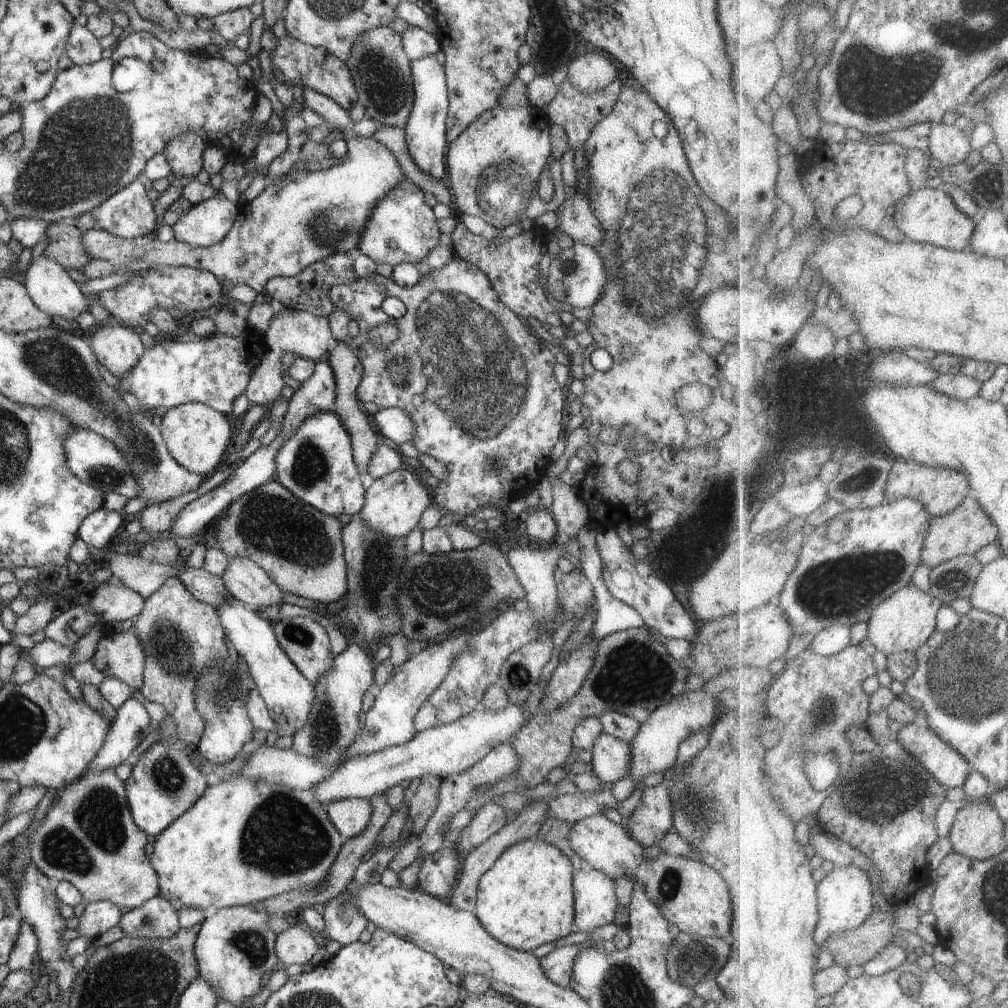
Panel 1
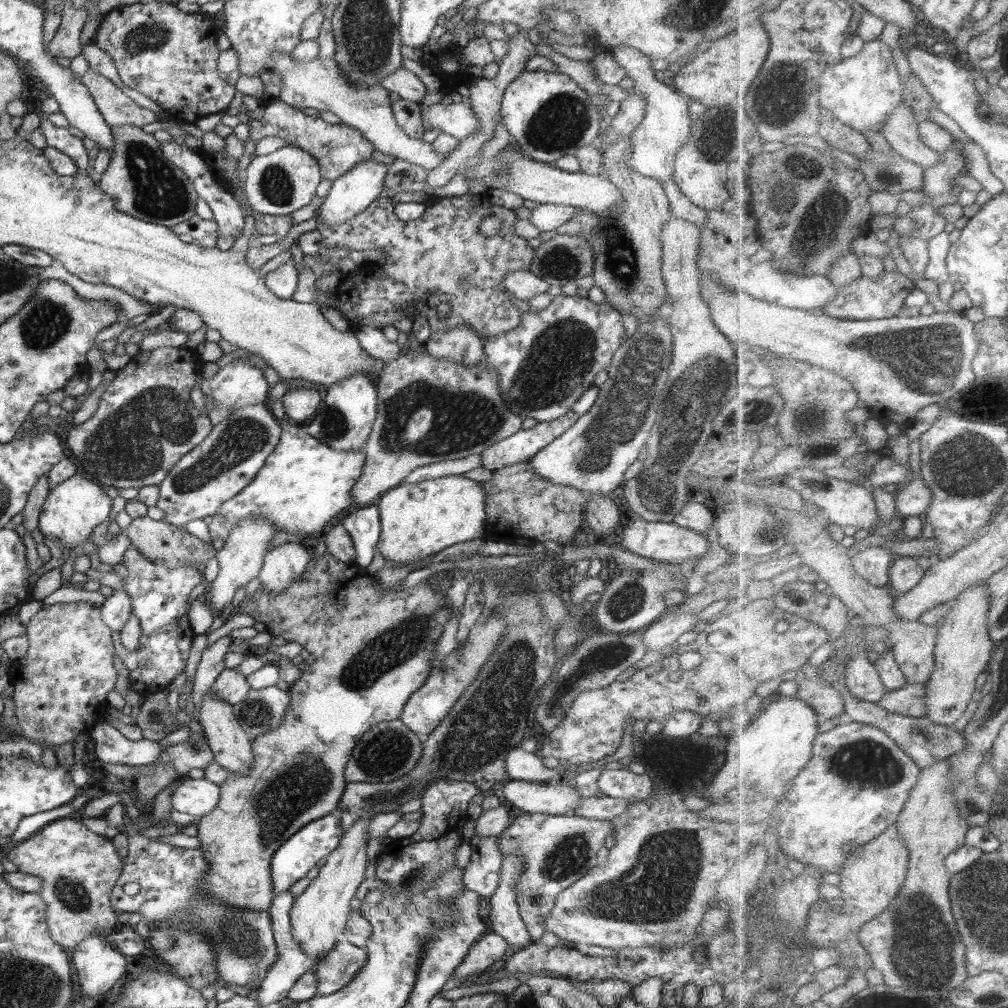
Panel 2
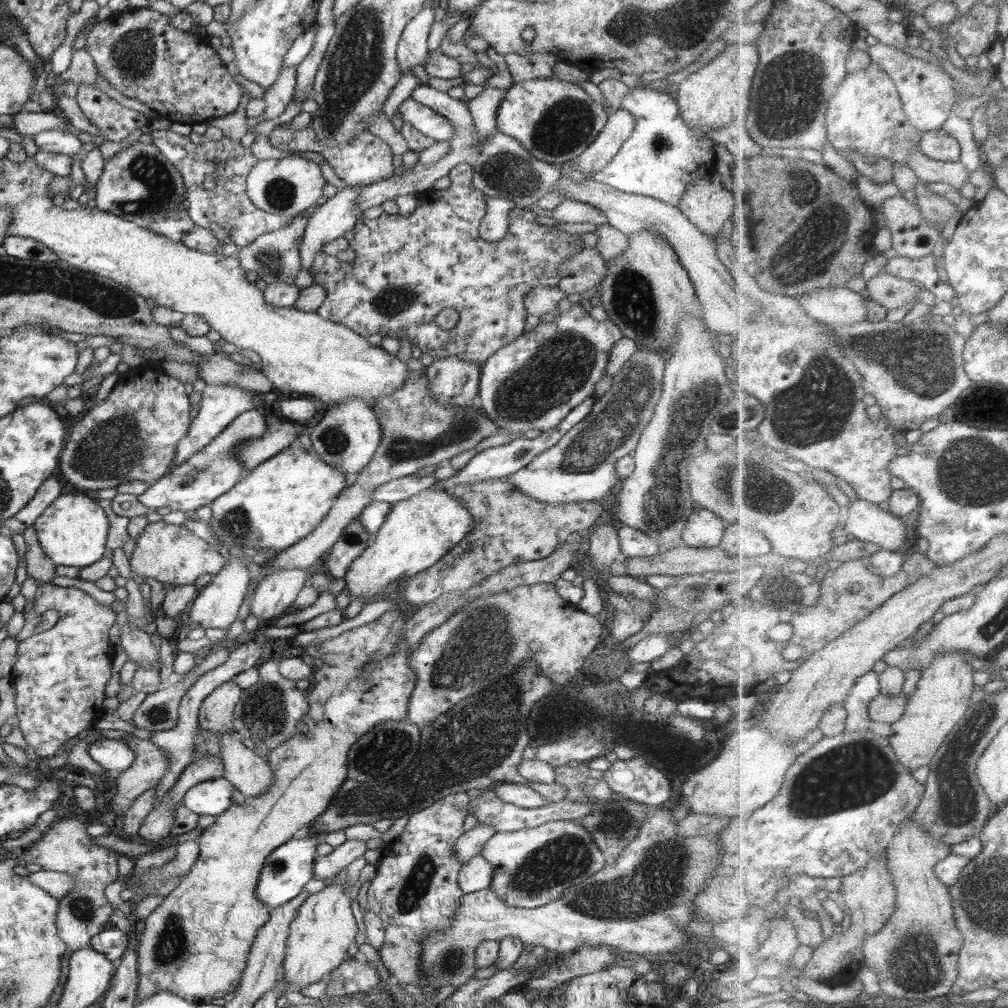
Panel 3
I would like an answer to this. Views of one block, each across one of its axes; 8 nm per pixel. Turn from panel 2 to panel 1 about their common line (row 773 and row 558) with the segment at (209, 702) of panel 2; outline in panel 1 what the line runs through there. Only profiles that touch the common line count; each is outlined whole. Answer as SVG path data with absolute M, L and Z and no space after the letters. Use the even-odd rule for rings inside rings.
M245 557L228 558L228 561L221 578L234 599L258 612L266 606L283 603L284 592L260 566Z

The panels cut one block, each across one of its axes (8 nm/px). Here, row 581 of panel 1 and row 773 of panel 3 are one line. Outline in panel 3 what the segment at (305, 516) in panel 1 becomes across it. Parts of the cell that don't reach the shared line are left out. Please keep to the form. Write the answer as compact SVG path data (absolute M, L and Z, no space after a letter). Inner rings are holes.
M397 605L370 624L346 630L332 640L306 646L304 653L319 661L306 690L308 713L296 725L296 734L278 747L267 750L272 785L256 797L246 797L242 804L232 803L226 812L216 816L216 821L198 837L199 857L192 870L181 877L178 886L139 925L137 1002L168 991L200 1005L222 999L234 991L245 970L254 938L269 919L268 905L256 897L256 884L266 858L278 846L305 830L328 808L332 796L347 780L348 748L357 741L356 738L364 736L375 724L407 718L409 698L416 686L416 672L408 665L408 654L413 649L403 640L406 620L406 614Z

